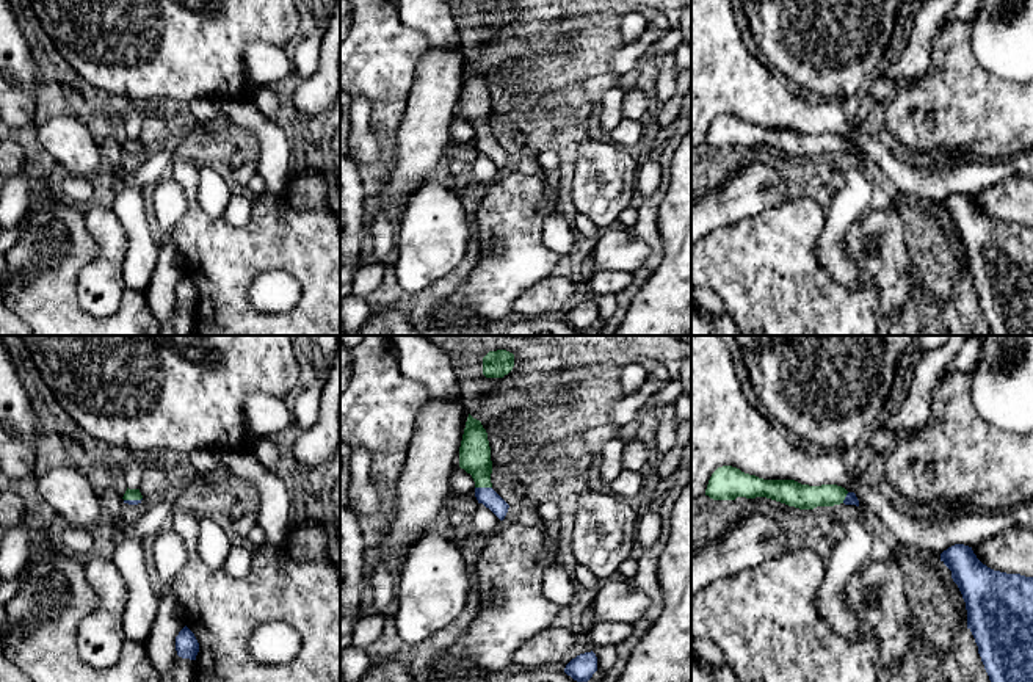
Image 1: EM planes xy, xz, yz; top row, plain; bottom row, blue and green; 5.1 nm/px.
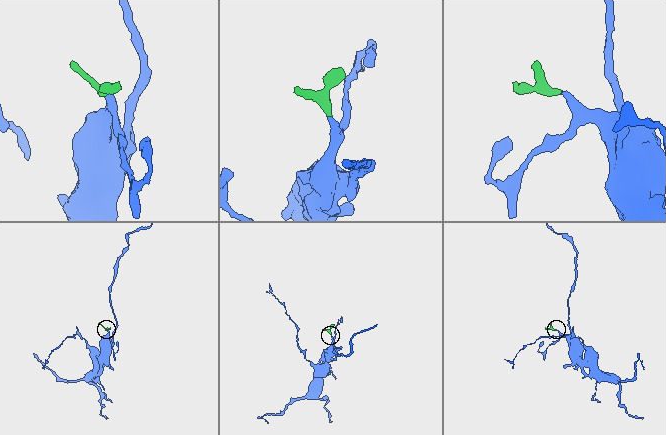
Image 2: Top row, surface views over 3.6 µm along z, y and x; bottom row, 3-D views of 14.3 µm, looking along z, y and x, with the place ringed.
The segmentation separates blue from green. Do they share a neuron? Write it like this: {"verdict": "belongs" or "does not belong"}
{"verdict": "belongs"}

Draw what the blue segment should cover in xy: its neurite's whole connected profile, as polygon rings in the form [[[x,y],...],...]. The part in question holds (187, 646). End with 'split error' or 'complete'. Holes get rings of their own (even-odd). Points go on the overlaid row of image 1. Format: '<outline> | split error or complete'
[[[187,626],[176,637],[176,651],[182,658],[196,660],[199,643],[194,633]]] | complete

